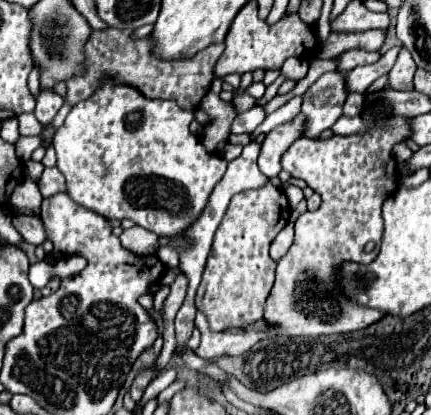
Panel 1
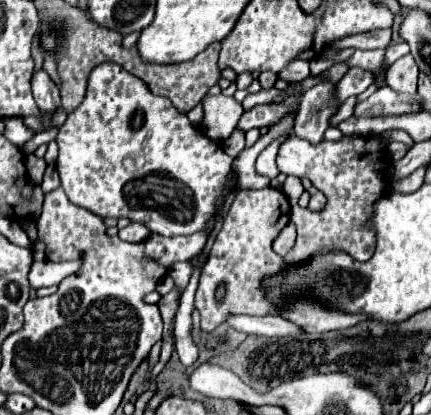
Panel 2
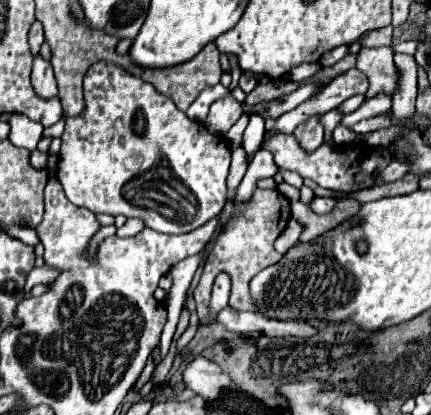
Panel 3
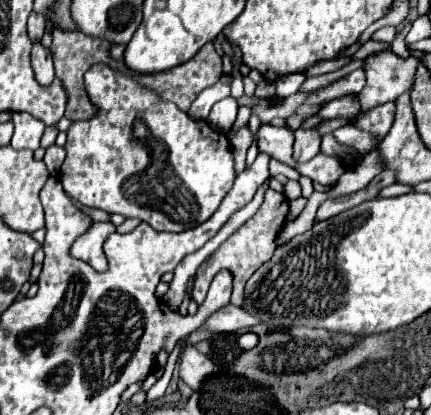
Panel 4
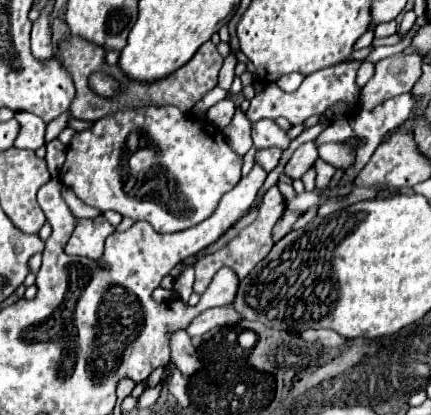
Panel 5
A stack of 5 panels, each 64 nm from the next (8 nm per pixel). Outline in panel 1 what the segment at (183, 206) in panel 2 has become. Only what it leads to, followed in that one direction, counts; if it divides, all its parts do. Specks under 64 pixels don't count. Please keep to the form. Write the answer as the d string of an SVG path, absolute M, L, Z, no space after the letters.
M106 80L106 82L102 84L102 88L100 88L94 96L90 96L88 100L76 104L76 106L70 110L70 114L68 114L66 120L64 120L64 124L62 124L62 126L56 130L56 134L54 134L54 142L52 142L52 144L54 144L56 156L58 156L58 164L56 164L56 166L58 166L58 170L66 176L68 196L70 196L74 202L78 202L78 204L82 204L82 206L86 206L86 208L90 208L90 210L94 210L94 212L98 212L98 214L102 214L102 216L106 216L106 218L118 218L118 220L130 218L134 224L138 224L138 226L142 226L142 228L146 228L146 230L150 230L150 232L154 232L154 234L158 234L158 236L170 238L170 236L182 234L190 224L194 224L194 222L198 220L198 216L202 214L202 210L204 210L204 206L206 206L206 202L208 202L208 196L212 194L214 186L218 184L218 180L224 176L224 170L226 170L226 160L220 158L220 156L216 156L216 154L208 154L208 152L204 150L202 142L200 142L196 136L190 134L188 126L190 126L192 120L194 120L194 112L182 110L174 100L148 100L148 98L144 98L144 96L142 96L138 90L134 90L134 88L128 88L128 86L124 86L124 84L114 84L114 82Z

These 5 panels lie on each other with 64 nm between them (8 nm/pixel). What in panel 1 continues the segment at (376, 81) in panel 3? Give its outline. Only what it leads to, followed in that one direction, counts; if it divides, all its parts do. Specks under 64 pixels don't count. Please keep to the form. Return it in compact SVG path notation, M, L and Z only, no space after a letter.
M352 48L352 50L342 52L340 56L336 56L338 64L344 64L344 66L338 66L342 72L348 72L348 68L350 68L350 66L374 64L378 58L380 58L380 54L378 54L378 52L368 52L368 50L362 50L362 48Z

